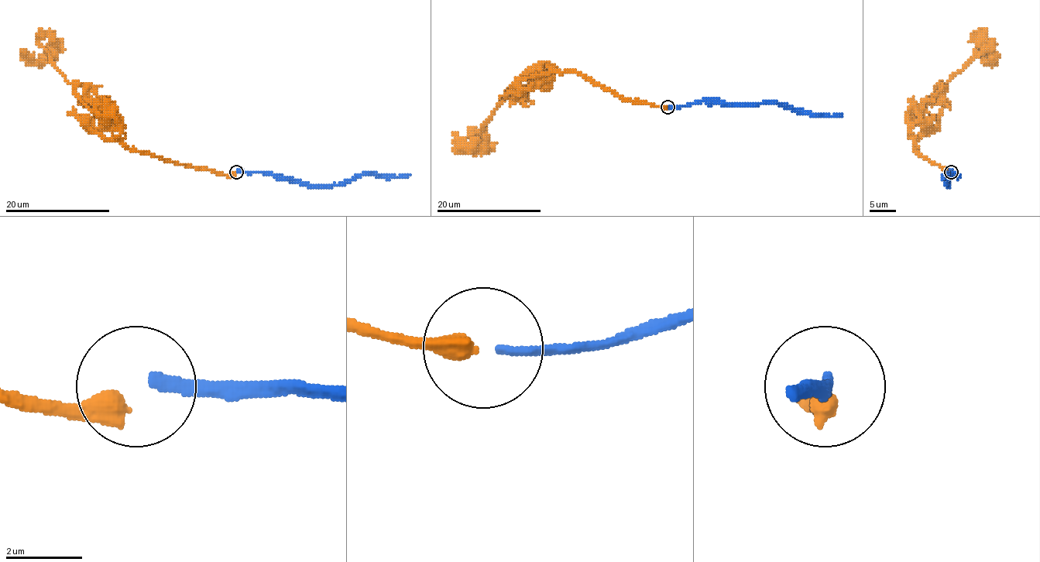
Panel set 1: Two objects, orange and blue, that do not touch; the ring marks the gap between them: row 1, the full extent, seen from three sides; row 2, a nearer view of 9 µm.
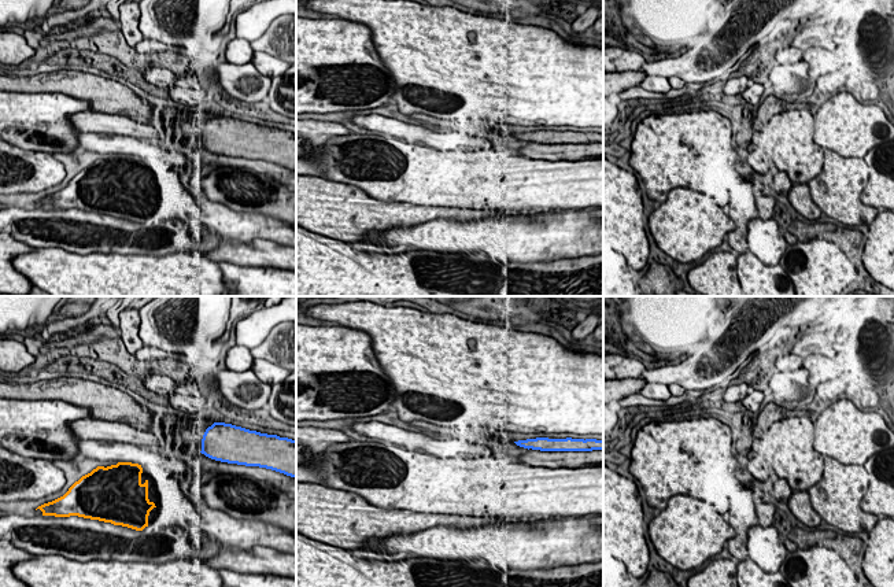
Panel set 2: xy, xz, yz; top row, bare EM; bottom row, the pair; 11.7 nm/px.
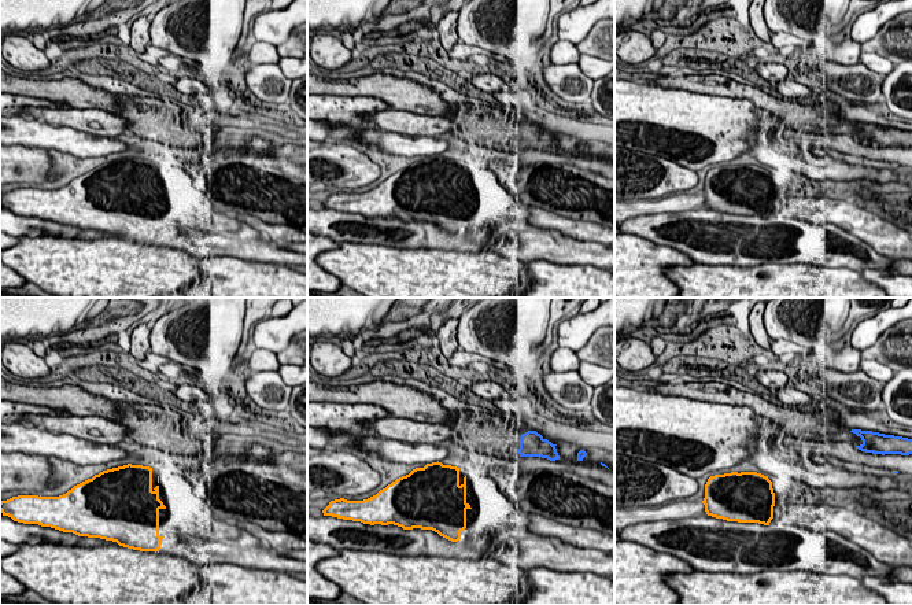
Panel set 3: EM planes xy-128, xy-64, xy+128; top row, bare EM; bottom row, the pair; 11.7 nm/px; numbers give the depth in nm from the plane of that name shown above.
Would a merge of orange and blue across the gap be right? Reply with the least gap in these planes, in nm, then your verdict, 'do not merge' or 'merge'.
700 nm | do not merge

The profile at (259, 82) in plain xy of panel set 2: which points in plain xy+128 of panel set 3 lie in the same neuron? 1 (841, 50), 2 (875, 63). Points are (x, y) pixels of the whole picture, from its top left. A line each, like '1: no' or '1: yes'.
1: no
2: no

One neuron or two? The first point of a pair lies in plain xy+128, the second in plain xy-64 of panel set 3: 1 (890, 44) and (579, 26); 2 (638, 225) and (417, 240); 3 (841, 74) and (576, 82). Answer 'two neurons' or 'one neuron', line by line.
1: two neurons
2: one neuron
3: one neuron

